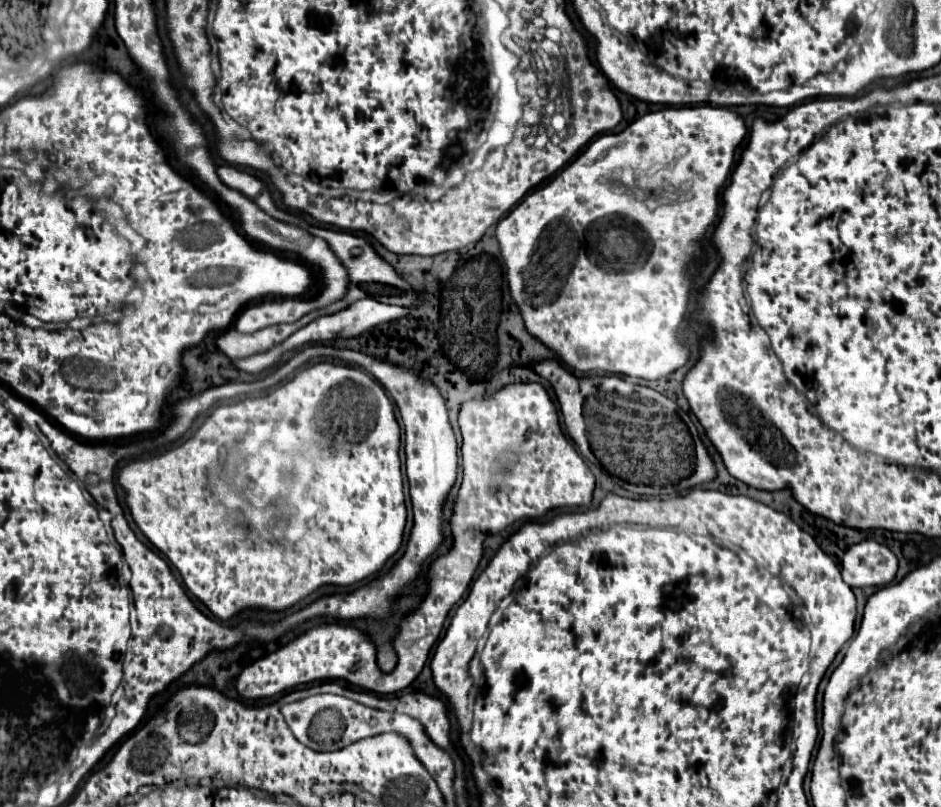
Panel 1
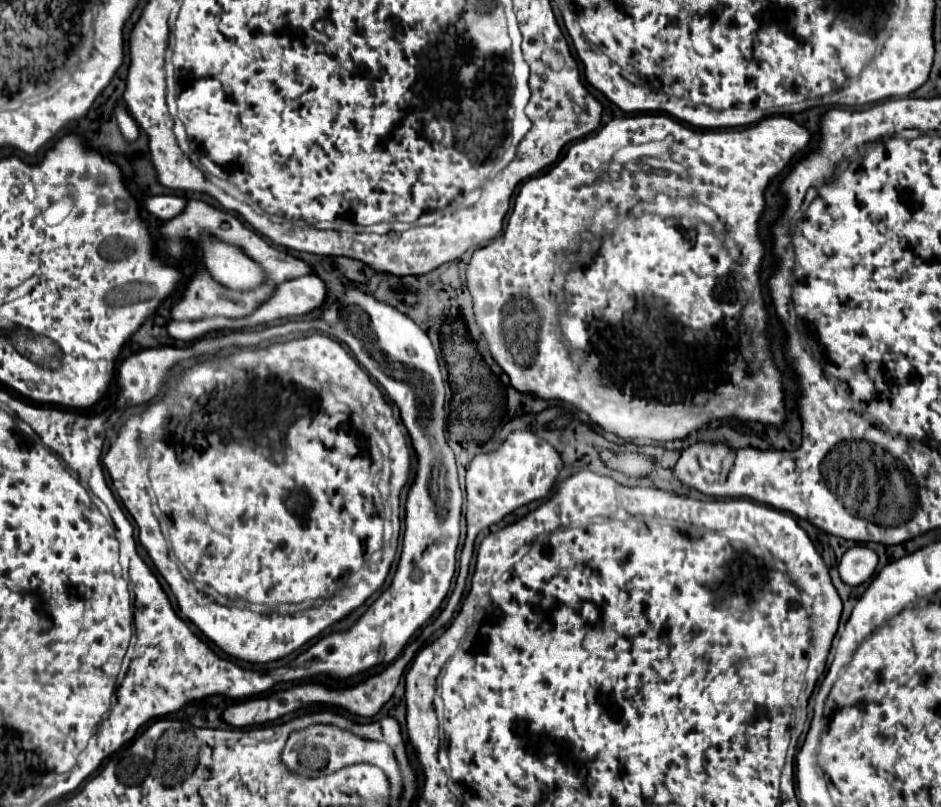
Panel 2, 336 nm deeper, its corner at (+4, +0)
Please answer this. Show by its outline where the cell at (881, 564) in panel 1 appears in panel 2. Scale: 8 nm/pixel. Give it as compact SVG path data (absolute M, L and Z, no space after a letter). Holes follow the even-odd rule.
M856 545L844 553L838 571L846 585L856 587L866 583L874 575L876 565L878 565L878 555L868 547Z

